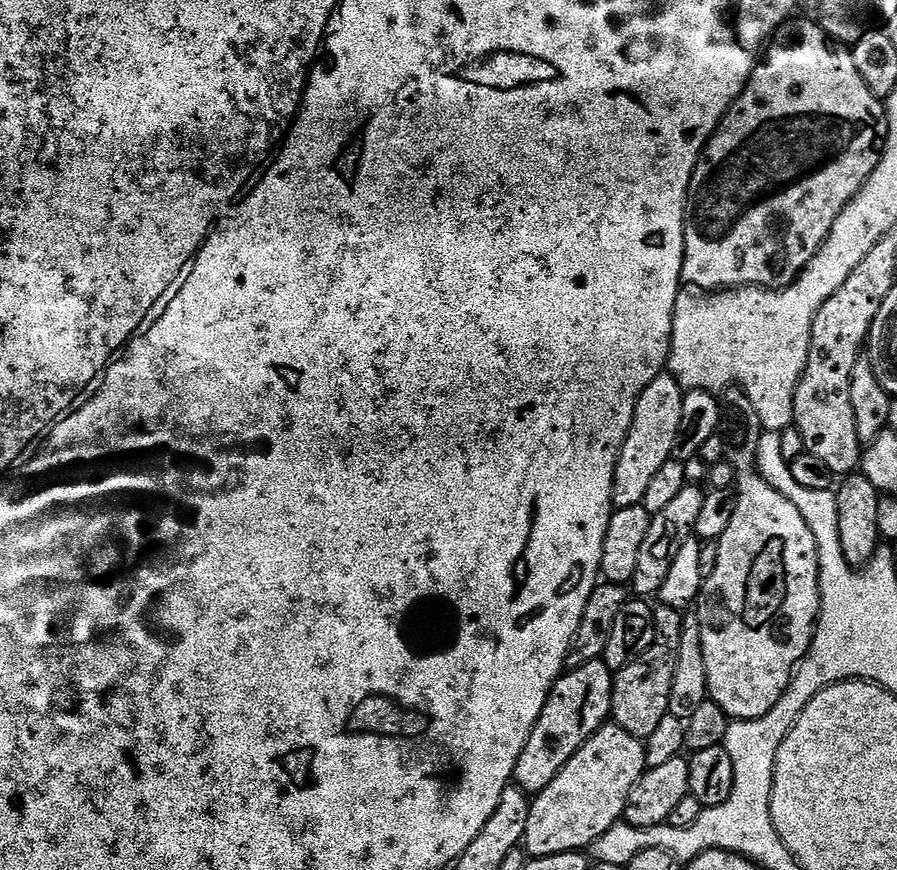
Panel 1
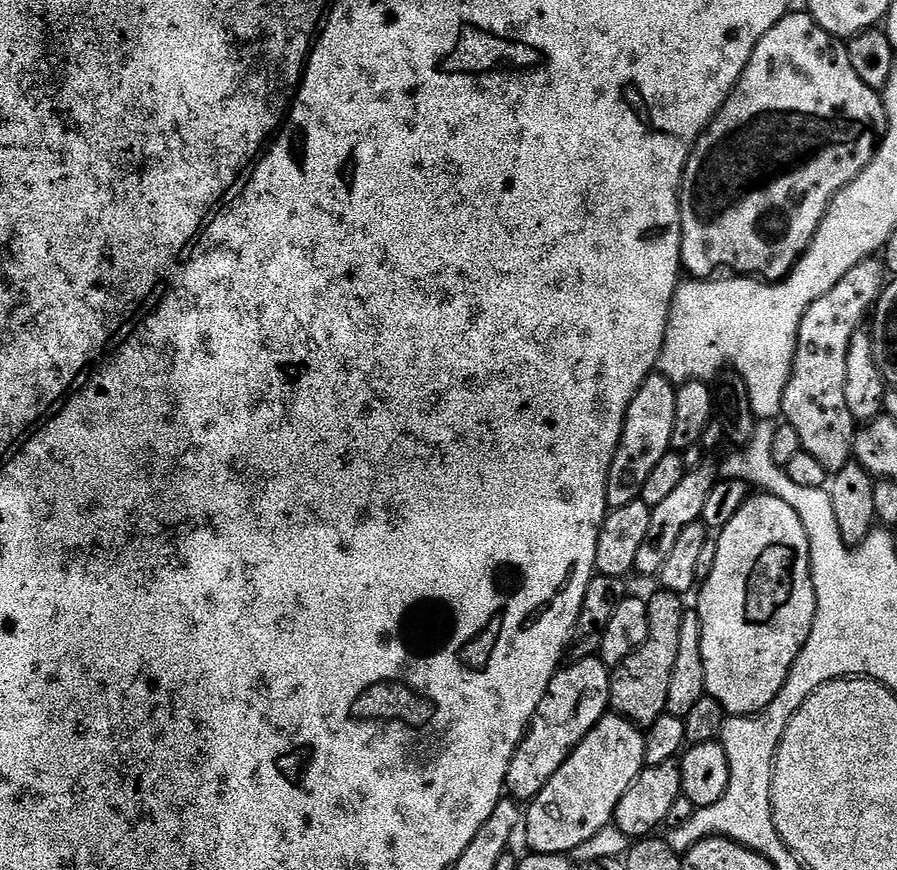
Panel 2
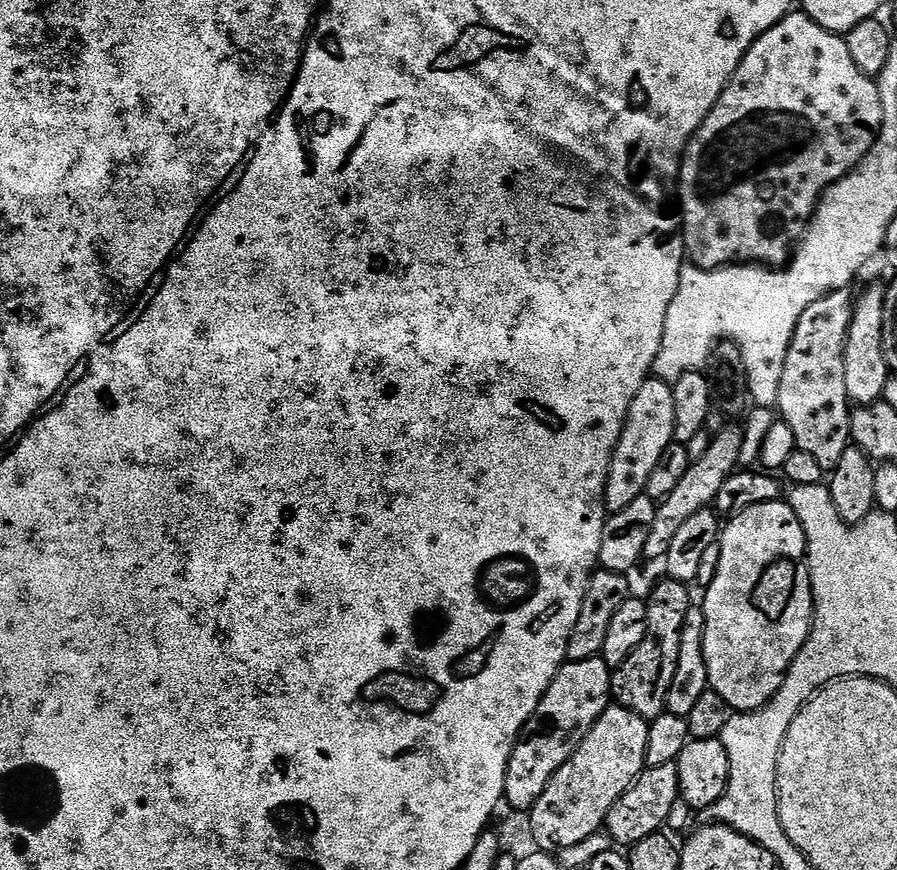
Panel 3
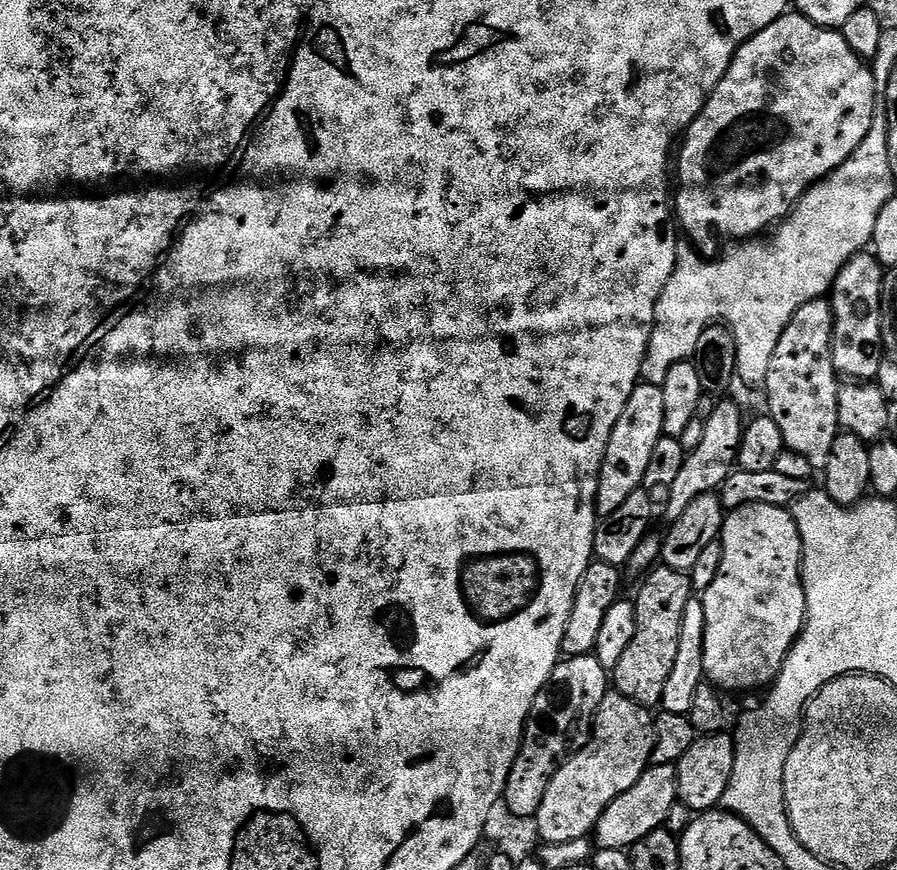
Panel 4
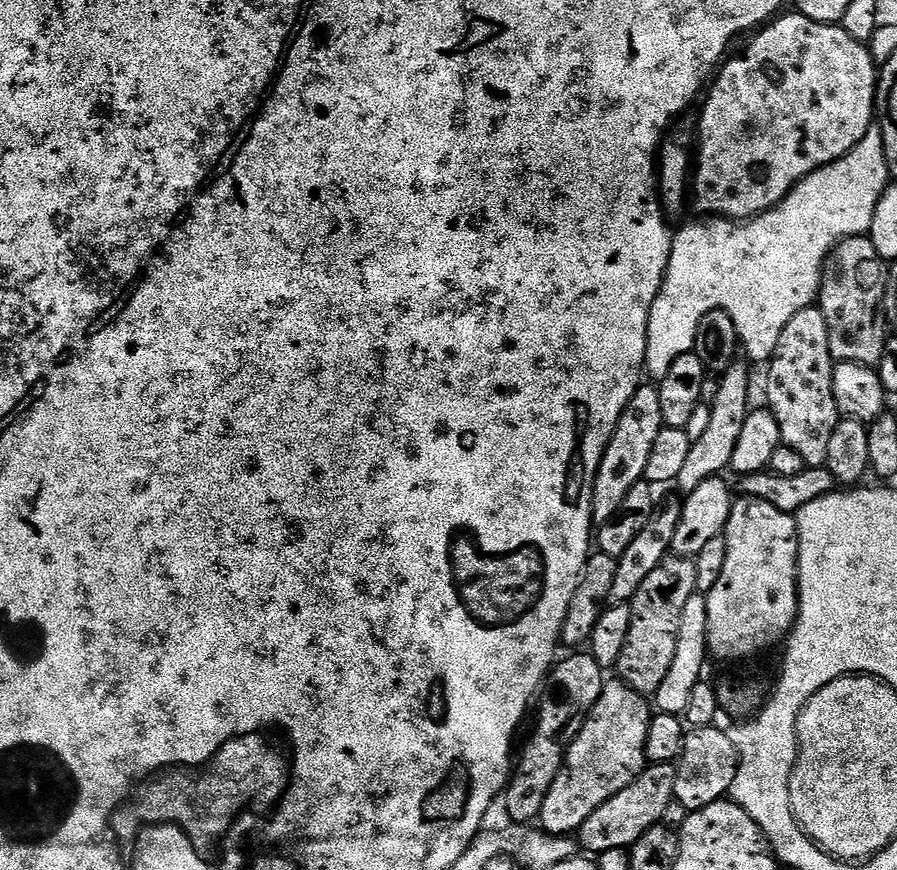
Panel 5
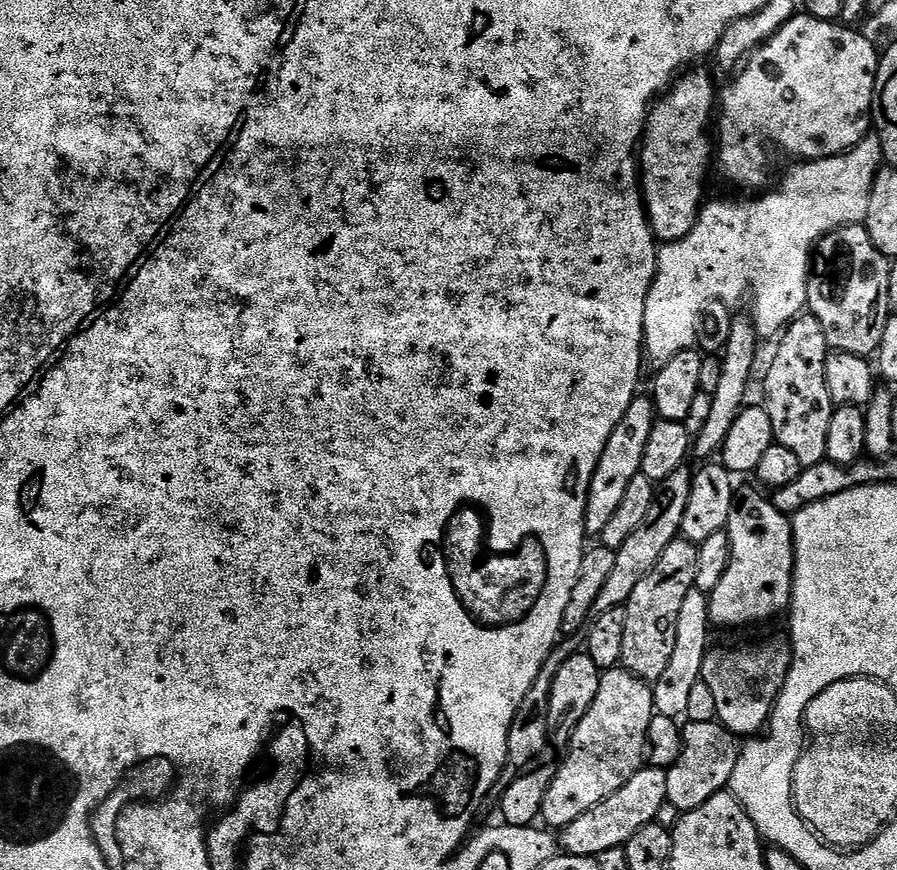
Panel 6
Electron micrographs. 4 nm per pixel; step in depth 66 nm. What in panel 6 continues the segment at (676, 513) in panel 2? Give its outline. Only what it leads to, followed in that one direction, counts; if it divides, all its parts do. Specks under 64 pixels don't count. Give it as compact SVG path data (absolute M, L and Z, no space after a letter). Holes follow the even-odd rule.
M733 315L730 326L730 342L724 347L722 353L722 378L719 379L718 392L712 396L713 406L710 418L706 421L700 433L694 436L694 456L700 462L708 462L724 447L726 436L730 434L730 428L734 426L734 420L746 406L744 400L748 396L748 383L752 380L752 371L756 368L756 326L752 322L751 315Z

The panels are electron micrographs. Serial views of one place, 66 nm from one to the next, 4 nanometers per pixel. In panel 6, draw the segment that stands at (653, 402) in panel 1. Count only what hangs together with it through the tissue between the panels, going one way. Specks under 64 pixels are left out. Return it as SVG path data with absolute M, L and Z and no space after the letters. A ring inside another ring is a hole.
M640 394L630 402L622 422L614 426L614 434L610 434L610 442L606 442L606 450L602 450L602 458L598 458L598 466L590 482L584 515L584 531L589 537L598 538L602 530L606 530L610 518L614 518L614 513L618 511L630 482L634 482L634 478L640 475L642 454L646 454L646 442L650 439L650 430L654 430L657 419L656 405L647 395Z

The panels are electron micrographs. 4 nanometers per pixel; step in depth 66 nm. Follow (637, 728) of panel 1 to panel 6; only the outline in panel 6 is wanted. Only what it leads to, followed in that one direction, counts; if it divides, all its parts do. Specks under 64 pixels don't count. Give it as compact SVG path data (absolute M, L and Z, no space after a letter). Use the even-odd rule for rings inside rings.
M678 538L662 550L662 558L634 586L634 594L630 594L623 610L626 614L626 635L622 642L622 658L620 664L639 680L655 682L662 678L666 666L670 666L670 658L674 655L674 642L678 638L678 613L682 611L682 602L686 594L696 587L698 574L698 547L688 540Z

